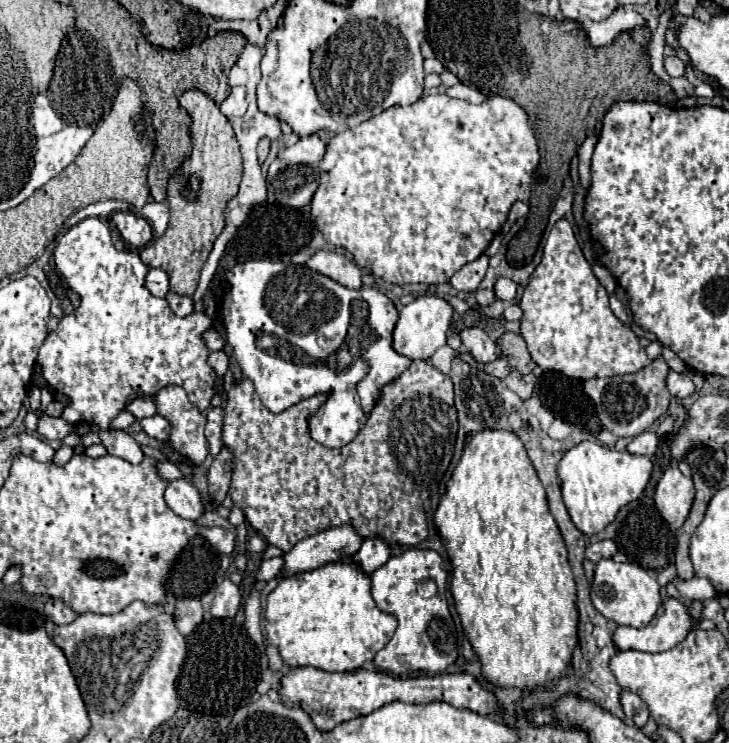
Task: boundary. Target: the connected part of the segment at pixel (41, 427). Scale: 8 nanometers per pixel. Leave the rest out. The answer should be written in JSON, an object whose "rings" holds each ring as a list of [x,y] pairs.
{"rings":[[[40,412],[36,432],[42,434],[44,438],[48,438],[48,440],[54,440],[54,438],[64,438],[66,434],[70,434],[70,432],[72,432],[72,426],[68,426],[68,424],[66,424],[64,420],[60,420],[60,418],[52,418],[52,416]]]}

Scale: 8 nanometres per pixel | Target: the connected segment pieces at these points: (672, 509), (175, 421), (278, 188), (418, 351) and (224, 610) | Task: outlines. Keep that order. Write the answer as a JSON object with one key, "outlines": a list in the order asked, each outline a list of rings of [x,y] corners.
{"outlines":[[[[676,466],[666,468],[654,490],[654,504],[672,530],[678,530],[684,524],[692,508],[692,500],[692,480],[686,478]]],[[[164,386],[156,394],[158,414],[172,424],[170,446],[195,465],[201,465],[208,456],[208,442],[204,438],[206,418],[196,406],[190,404],[180,386]]],[[[318,134],[300,138],[294,146],[284,148],[276,160],[270,164],[268,168],[268,176],[266,176],[266,184],[268,184],[268,192],[284,206],[290,206],[294,210],[306,210],[310,206],[310,200],[320,184],[320,160],[326,152],[326,144],[322,142],[322,138]]],[[[420,296],[414,302],[406,304],[400,312],[396,330],[394,330],[394,348],[396,352],[408,356],[410,360],[426,360],[438,348],[446,344],[446,334],[452,324],[454,306],[438,296]]],[[[224,578],[216,586],[216,594],[210,604],[210,614],[214,618],[234,618],[238,612],[238,606],[240,606],[240,590],[234,582]]]]}

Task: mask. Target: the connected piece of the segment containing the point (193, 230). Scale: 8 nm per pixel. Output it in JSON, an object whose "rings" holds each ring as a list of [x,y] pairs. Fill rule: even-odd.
{"rings":[[[186,90],[178,102],[192,118],[192,154],[168,180],[166,192],[170,202],[170,222],[164,236],[144,246],[138,256],[146,266],[162,268],[168,274],[170,290],[180,296],[192,296],[214,240],[224,228],[226,204],[238,194],[242,156],[228,118],[218,110],[212,98],[200,90]]]}

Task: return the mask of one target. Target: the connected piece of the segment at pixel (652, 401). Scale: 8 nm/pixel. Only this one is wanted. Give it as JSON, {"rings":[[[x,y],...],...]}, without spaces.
{"rings":[[[658,358],[634,374],[586,380],[584,392],[594,402],[596,414],[606,430],[610,430],[616,436],[634,438],[644,430],[648,430],[656,418],[666,414],[672,398],[670,392],[666,390],[666,374],[668,374],[668,364],[662,358]]]}

